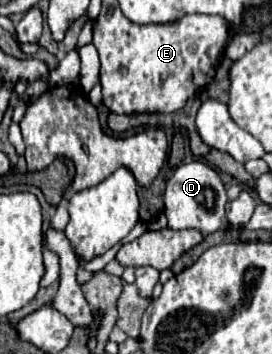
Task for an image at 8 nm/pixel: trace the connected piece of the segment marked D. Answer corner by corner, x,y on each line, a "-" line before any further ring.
193,160
189,164
177,166
173,176
167,180
165,216
169,220
169,228
173,230
195,228
203,234
211,234
219,230
225,224
225,204
227,204
225,186
217,170
203,160

